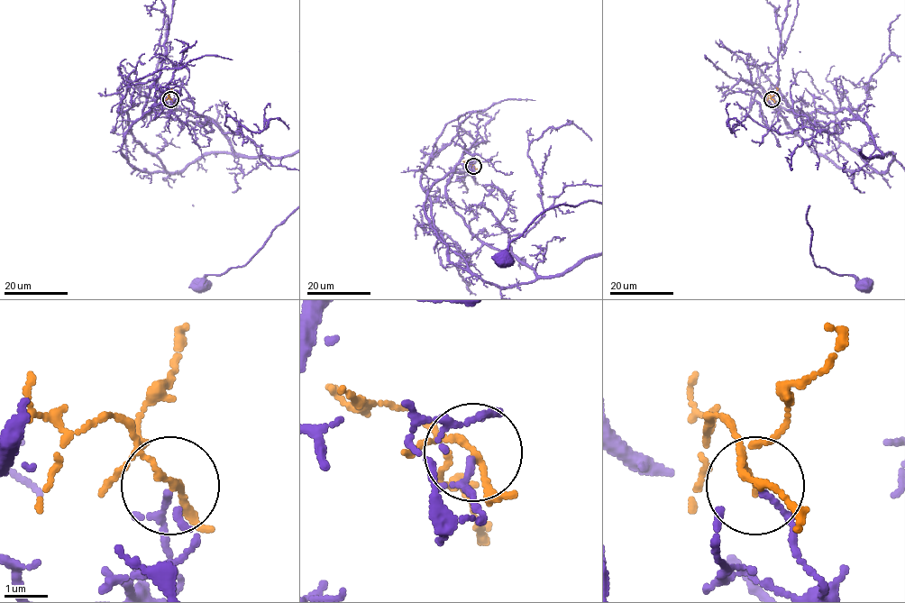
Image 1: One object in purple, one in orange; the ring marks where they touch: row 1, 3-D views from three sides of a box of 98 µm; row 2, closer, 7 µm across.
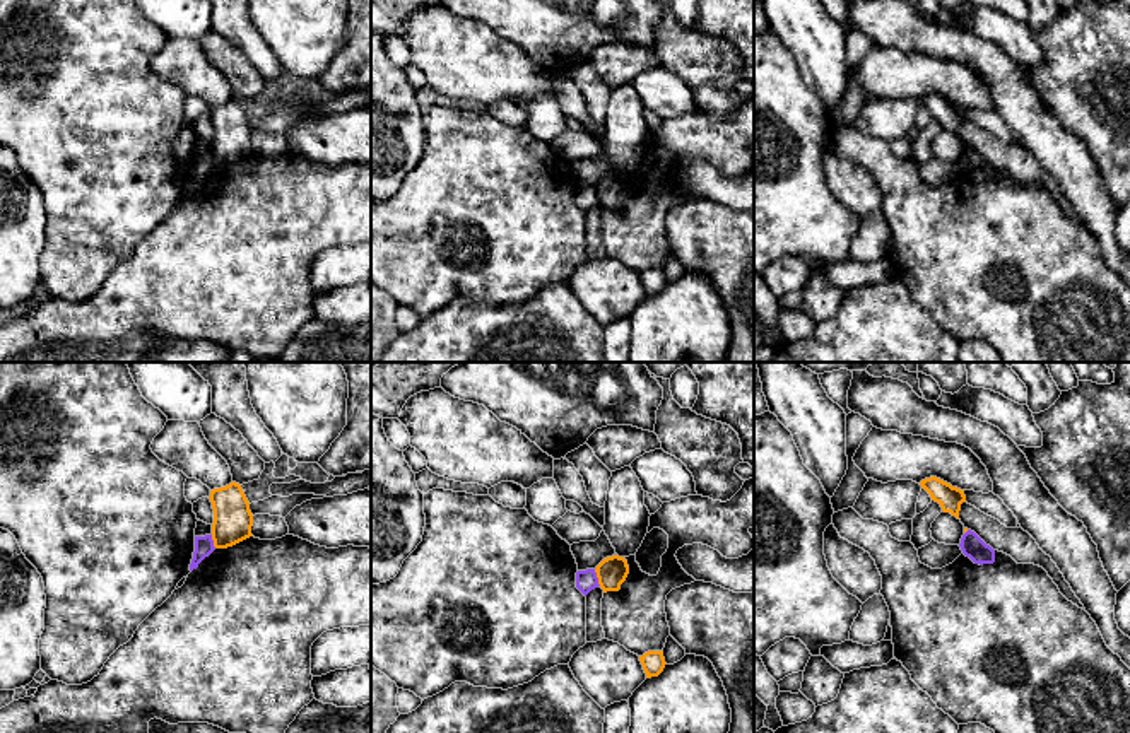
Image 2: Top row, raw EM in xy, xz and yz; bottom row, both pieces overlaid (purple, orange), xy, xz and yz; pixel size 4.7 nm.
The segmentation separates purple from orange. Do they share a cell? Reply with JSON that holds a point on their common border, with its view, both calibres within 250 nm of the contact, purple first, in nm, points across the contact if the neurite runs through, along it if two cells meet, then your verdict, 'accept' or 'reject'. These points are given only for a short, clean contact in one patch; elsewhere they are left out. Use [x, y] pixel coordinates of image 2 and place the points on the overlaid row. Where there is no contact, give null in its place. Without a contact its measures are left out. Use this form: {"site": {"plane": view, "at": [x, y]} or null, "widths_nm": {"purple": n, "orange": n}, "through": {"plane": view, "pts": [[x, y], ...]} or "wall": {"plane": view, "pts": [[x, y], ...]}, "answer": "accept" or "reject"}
{"site": {"plane": "xz", "at": [597, 578]}, "widths_nm": {"purple": 100, "orange": 140}, "wall": {"plane": "xz", "pts": [[594, 569], [600, 585]]}, "answer": "reject"}

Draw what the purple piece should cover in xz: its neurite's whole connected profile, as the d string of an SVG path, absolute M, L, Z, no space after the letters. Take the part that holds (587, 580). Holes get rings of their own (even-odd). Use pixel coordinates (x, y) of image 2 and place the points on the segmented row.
M595 569L576 572L576 588L586 596L591 589L598 588L598 578Z

